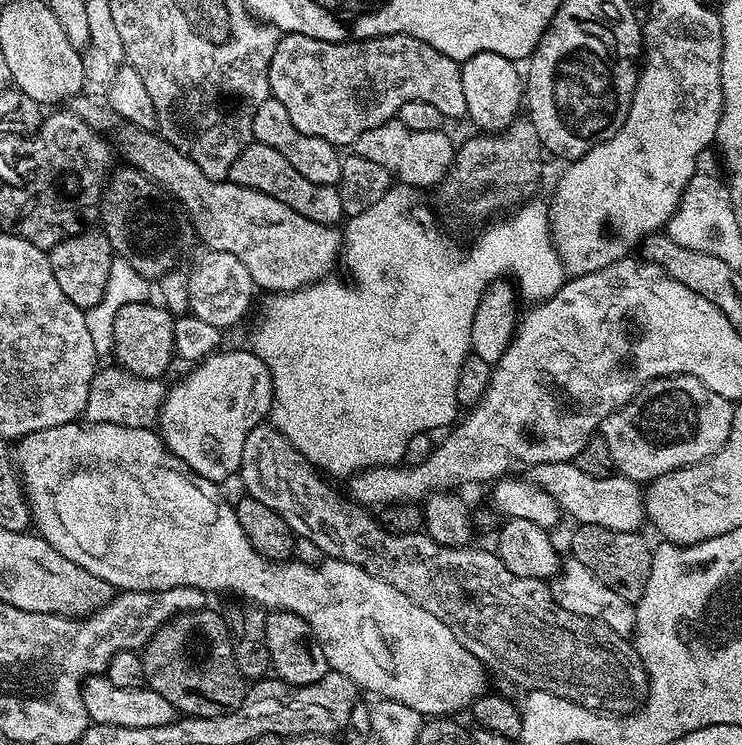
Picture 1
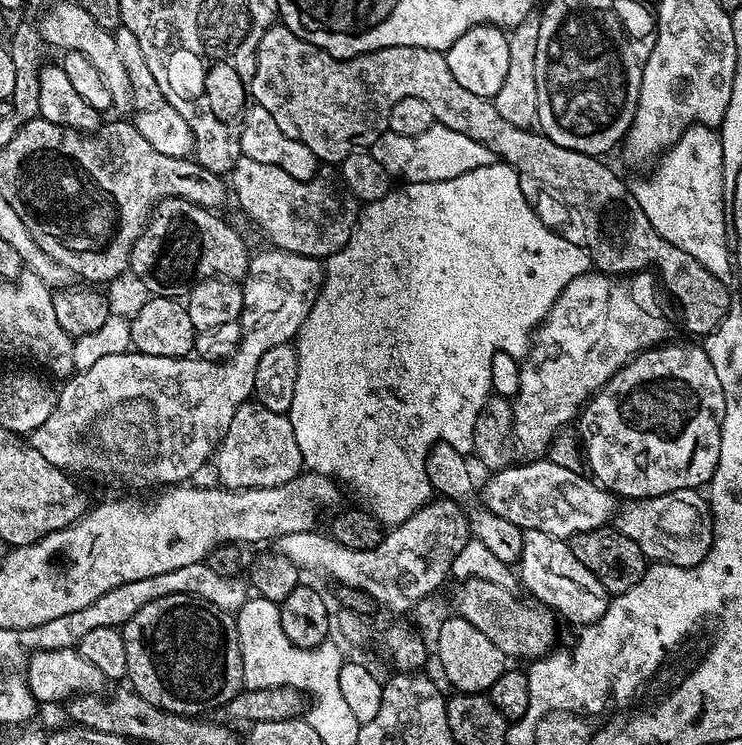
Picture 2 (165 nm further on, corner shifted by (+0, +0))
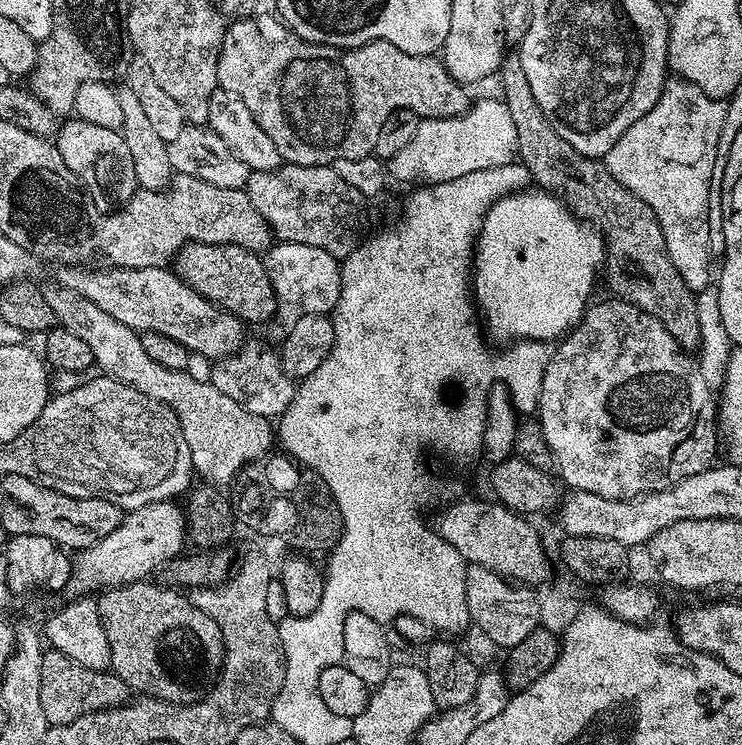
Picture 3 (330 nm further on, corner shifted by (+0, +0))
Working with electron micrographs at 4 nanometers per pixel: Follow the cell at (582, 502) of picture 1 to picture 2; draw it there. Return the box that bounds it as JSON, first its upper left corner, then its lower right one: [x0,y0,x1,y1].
[615,489,712,568]

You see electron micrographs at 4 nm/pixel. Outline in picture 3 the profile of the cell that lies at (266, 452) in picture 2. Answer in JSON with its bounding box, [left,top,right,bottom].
[44,287,274,486]

